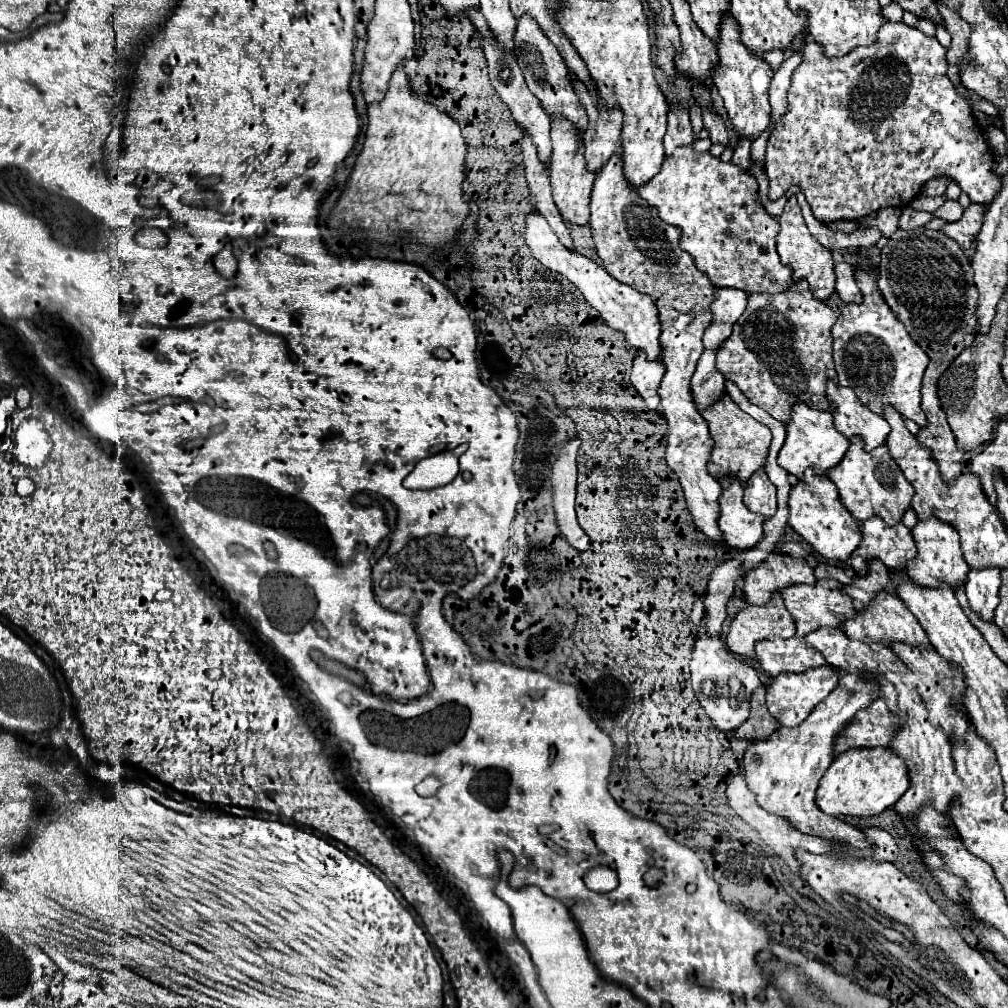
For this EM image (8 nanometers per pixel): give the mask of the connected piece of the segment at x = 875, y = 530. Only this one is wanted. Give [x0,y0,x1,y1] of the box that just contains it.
[849,516,917,574]

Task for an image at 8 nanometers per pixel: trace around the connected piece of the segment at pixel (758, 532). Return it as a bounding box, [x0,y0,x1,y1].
[719,476,765,548]

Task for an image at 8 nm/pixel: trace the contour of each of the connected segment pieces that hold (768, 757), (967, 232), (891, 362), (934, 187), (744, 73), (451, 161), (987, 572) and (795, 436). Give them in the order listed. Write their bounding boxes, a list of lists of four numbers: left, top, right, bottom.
[[743,674,879,848],[943,202,987,248],[833,258,929,426],[921,178,949,196],[711,14,775,138],[331,62,469,248],[965,568,1001,620],[777,402,849,478]]

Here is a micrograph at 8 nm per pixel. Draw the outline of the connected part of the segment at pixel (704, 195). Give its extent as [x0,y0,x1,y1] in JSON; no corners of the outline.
[637,144,791,294]

